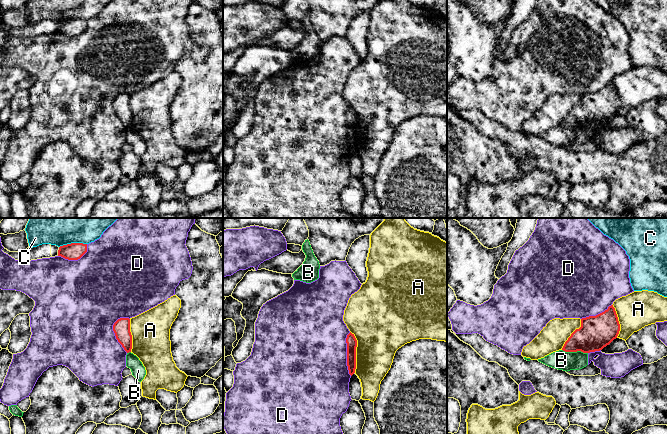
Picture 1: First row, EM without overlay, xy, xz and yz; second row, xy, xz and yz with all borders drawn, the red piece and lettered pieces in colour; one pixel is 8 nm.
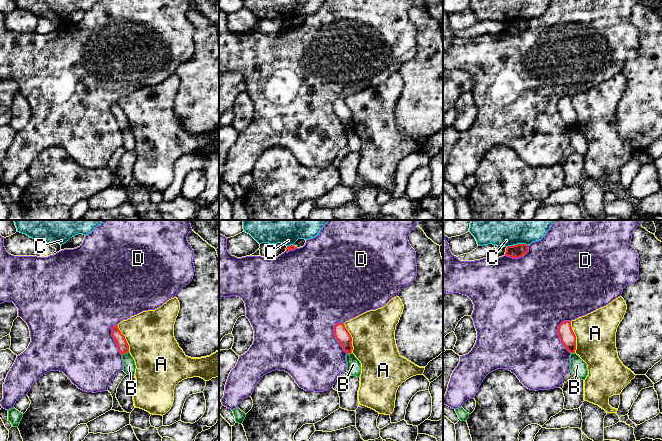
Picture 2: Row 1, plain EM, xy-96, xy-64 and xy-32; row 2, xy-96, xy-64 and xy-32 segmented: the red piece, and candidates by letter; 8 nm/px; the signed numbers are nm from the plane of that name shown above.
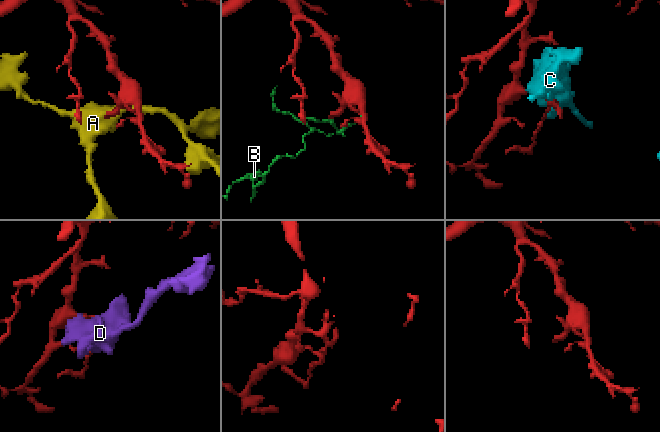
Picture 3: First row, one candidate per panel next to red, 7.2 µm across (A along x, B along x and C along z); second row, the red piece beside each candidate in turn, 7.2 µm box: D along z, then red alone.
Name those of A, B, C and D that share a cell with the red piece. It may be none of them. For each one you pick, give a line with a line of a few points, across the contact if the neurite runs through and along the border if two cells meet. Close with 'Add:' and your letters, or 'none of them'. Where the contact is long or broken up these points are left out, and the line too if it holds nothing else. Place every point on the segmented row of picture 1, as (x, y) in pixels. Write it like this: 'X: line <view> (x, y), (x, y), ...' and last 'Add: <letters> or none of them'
Add: none of them

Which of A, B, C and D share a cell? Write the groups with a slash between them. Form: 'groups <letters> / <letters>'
groups A / B / C / D

